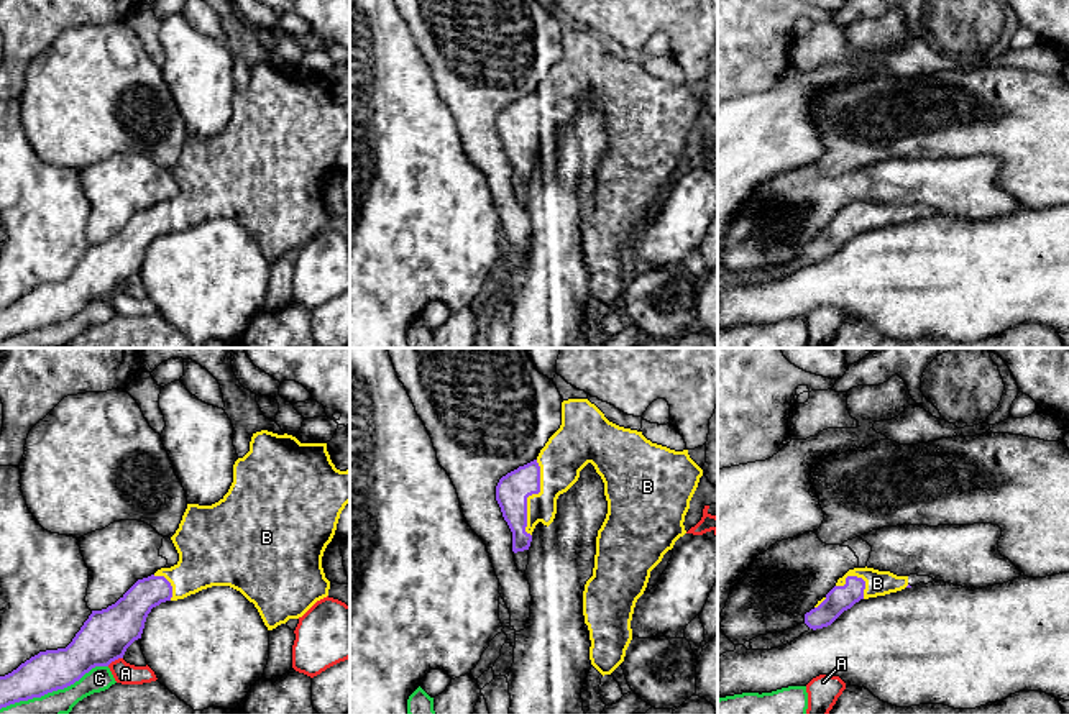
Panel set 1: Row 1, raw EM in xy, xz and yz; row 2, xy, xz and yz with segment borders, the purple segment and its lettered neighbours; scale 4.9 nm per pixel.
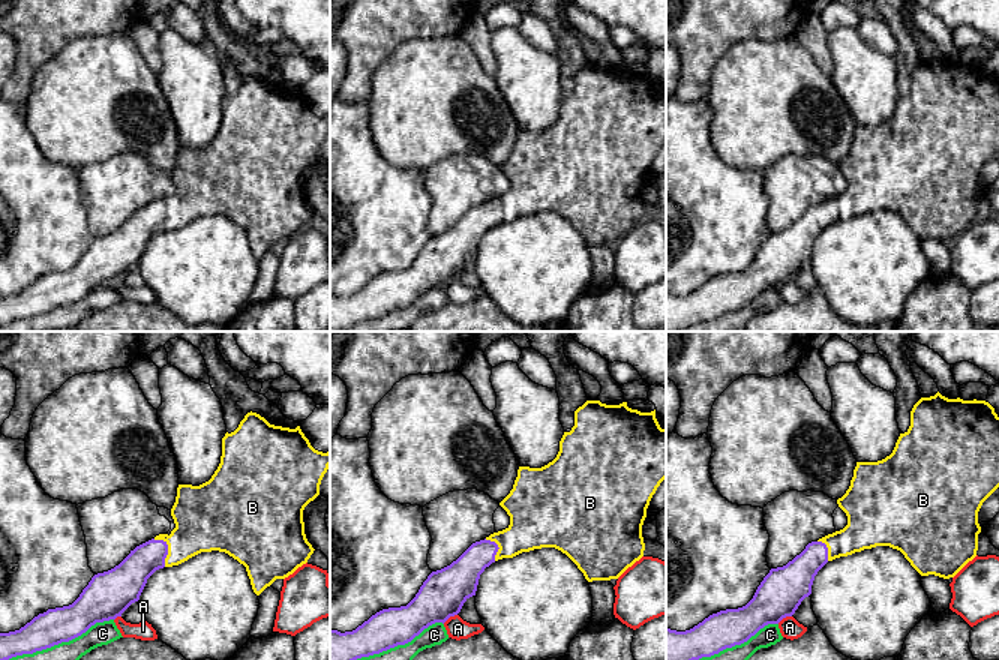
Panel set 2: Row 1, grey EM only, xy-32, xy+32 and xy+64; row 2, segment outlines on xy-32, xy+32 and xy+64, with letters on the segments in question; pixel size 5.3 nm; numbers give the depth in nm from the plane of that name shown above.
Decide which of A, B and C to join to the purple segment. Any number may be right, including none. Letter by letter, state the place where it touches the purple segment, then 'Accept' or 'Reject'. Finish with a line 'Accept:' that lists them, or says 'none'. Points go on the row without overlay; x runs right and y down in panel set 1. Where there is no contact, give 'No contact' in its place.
A: Touches purple at xy (114, 292). Reject
B: Touches purple at xz (529, 127). Accept
C: Touches purple at xy (53, 322). Reject
Accept: B

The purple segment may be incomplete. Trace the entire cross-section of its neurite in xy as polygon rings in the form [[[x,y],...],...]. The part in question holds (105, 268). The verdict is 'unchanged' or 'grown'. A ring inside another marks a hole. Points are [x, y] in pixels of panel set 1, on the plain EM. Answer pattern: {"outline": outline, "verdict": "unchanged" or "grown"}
{"outline": [[[268,62],[253,66],[250,84],[233,97],[228,125],[212,138],[187,136],[179,161],[171,169],[179,194],[138,212],[107,241],[92,243],[66,281],[39,284],[0,309],[0,341],[64,322],[92,300],[123,291],[126,281],[141,271],[153,240],[212,218],[240,223],[255,236],[268,263],[302,249],[328,228],[330,213],[325,210],[322,189],[348,135],[350,102],[335,100],[327,76],[301,76],[292,67]]], "verdict": "grown"}

